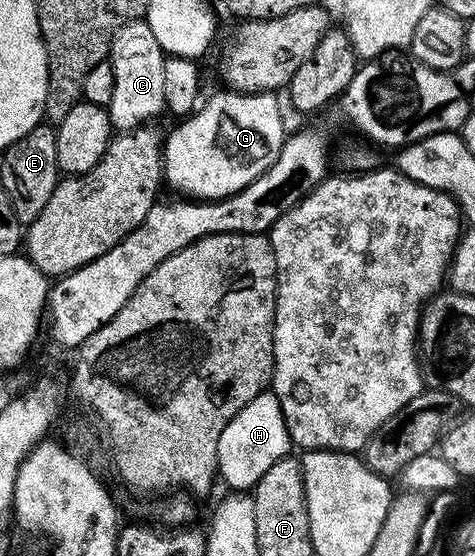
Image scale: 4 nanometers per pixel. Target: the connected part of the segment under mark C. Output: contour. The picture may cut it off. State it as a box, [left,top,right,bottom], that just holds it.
[109,21,165,132]

